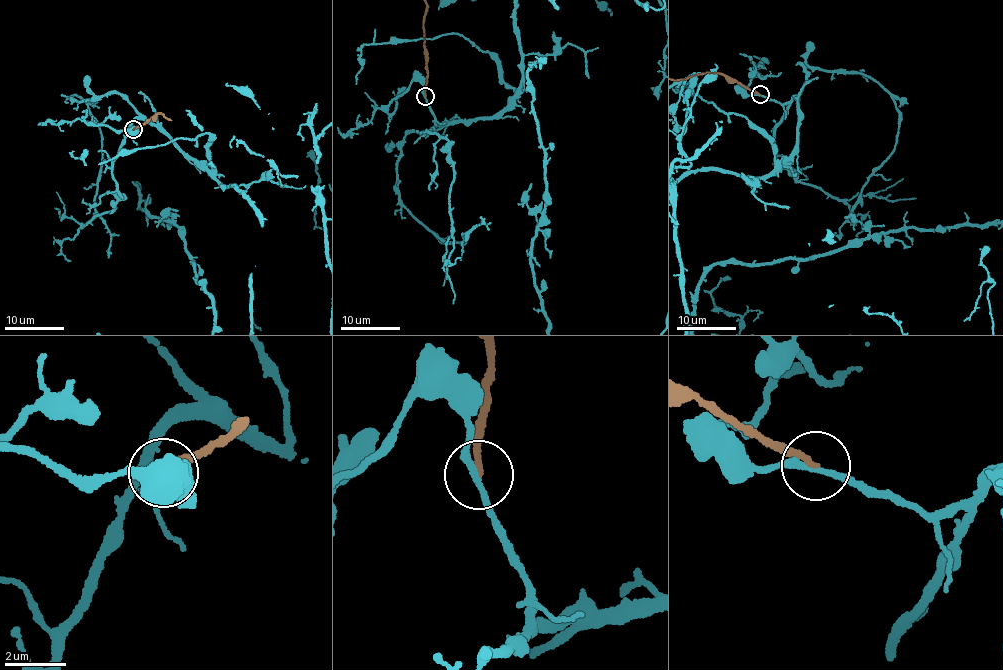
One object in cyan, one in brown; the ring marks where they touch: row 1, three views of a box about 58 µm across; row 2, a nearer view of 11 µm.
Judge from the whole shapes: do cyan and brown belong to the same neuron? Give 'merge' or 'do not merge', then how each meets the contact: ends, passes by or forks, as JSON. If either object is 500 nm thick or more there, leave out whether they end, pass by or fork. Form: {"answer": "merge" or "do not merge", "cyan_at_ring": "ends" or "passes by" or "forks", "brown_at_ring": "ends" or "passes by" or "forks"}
{"answer": "do not merge", "cyan_at_ring": "passes by", "brown_at_ring": "ends"}

